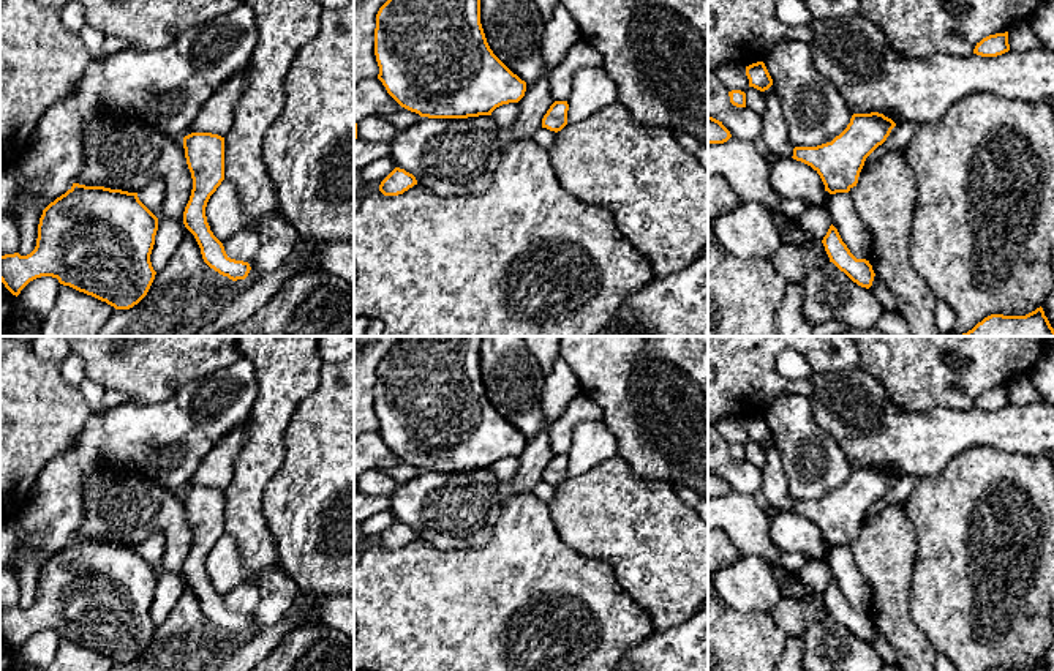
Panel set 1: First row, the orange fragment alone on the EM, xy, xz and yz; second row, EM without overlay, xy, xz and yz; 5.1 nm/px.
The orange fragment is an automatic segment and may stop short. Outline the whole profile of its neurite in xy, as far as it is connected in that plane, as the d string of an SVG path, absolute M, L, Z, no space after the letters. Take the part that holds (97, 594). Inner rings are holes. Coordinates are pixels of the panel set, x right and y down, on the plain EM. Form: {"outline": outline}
{"outline": "M73 537L65 548L43 564L35 603L27 609L19 606L0 609L0 635L17 650L30 635L52 630L60 638L106 655L115 663L130 663L147 649L155 633L156 625L150 608L156 584L158 572L139 554L137 546Z"}

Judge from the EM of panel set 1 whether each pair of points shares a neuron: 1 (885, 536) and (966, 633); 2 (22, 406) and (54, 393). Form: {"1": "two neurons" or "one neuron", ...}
{"1": "two neurons", "2": "one neuron"}

